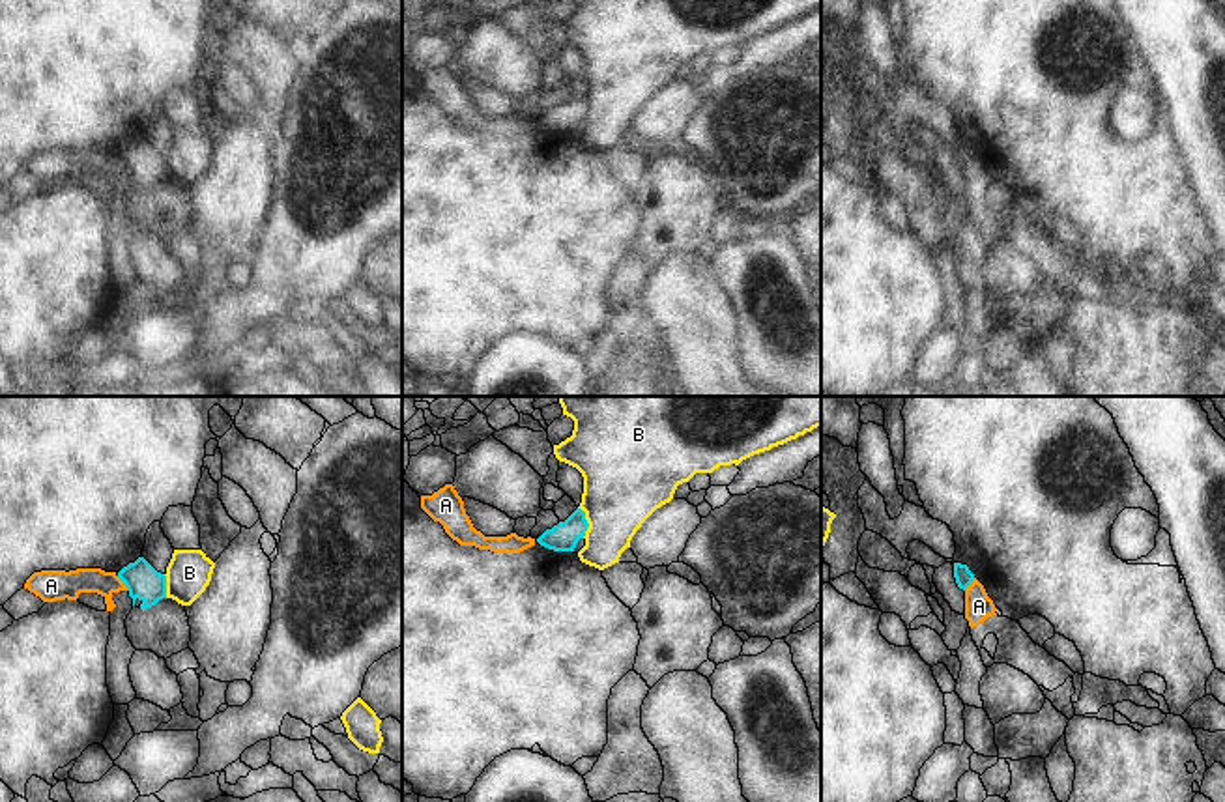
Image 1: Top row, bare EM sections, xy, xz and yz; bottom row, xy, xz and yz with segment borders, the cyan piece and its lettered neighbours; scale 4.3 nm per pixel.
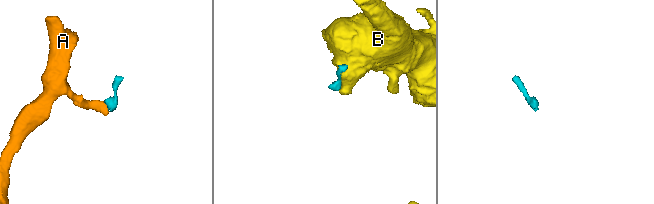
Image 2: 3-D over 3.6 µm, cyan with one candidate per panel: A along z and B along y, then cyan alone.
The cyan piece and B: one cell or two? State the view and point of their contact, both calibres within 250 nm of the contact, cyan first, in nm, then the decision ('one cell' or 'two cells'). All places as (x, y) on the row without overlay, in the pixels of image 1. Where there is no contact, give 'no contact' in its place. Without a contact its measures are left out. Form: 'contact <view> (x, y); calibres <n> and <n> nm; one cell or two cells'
contact xz (586, 103); calibres 130 and 360 nm; two cells

